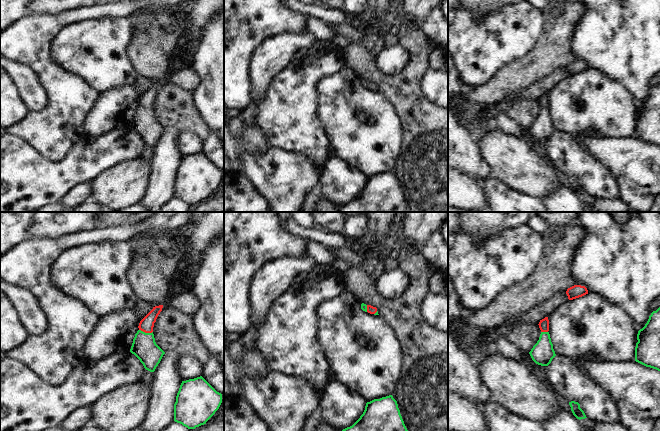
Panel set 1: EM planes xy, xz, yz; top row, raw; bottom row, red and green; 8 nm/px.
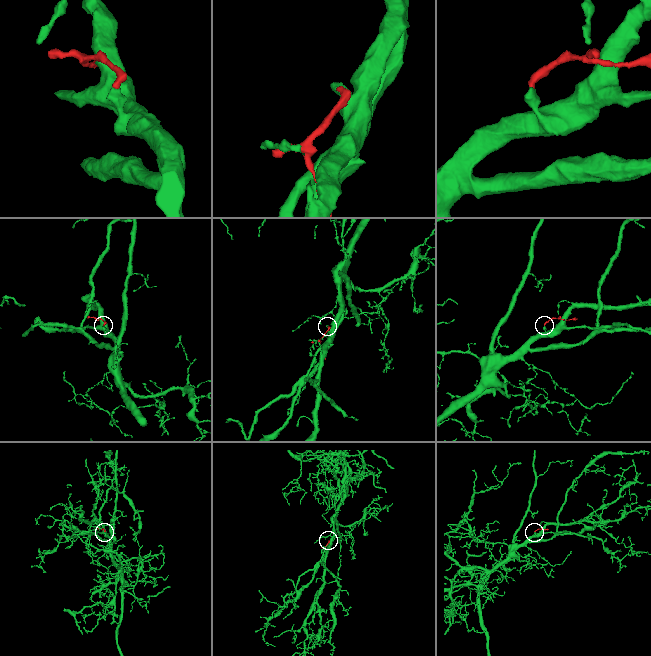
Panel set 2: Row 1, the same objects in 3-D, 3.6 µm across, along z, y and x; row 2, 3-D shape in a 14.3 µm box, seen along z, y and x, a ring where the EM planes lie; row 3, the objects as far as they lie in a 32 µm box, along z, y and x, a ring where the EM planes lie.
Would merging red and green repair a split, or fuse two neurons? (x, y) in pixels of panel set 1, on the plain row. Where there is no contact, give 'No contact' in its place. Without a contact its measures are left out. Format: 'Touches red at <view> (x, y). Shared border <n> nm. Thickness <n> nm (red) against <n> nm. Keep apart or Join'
Touches red at xy (146, 108). Shared border 110 nm. Thickness 120 nm (red) against 200 nm. Join.

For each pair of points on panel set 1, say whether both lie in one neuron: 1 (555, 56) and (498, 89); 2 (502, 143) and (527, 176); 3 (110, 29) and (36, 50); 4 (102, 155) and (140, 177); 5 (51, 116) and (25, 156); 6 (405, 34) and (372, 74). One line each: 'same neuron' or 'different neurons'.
1: same neuron
2: same neuron
3: different neurons
4: different neurons
5: different neurons
6: same neuron

